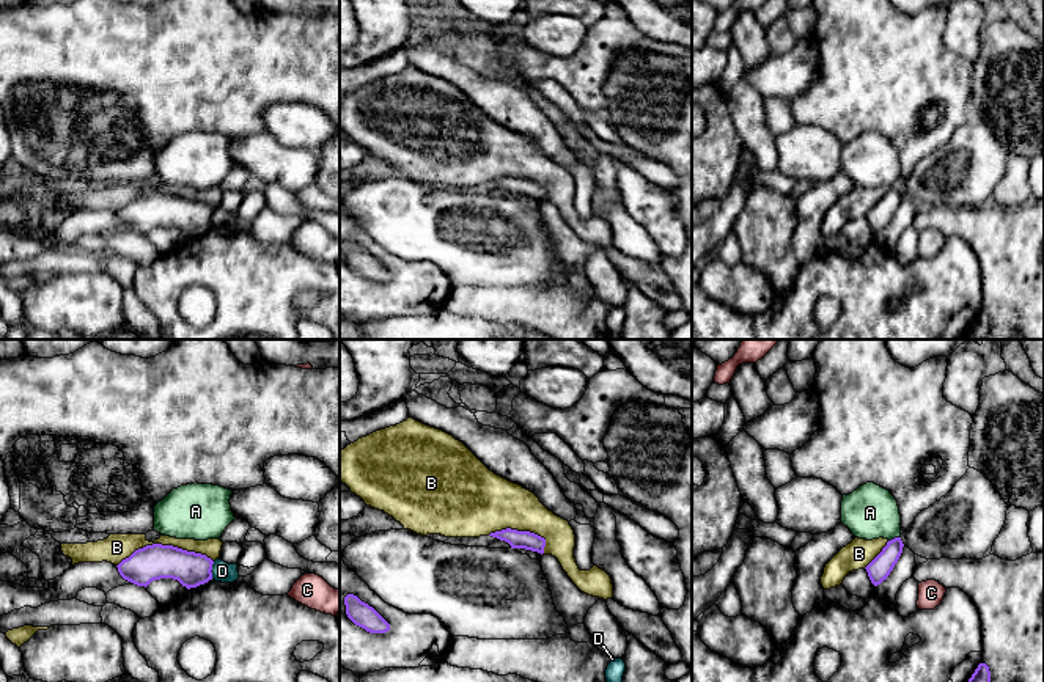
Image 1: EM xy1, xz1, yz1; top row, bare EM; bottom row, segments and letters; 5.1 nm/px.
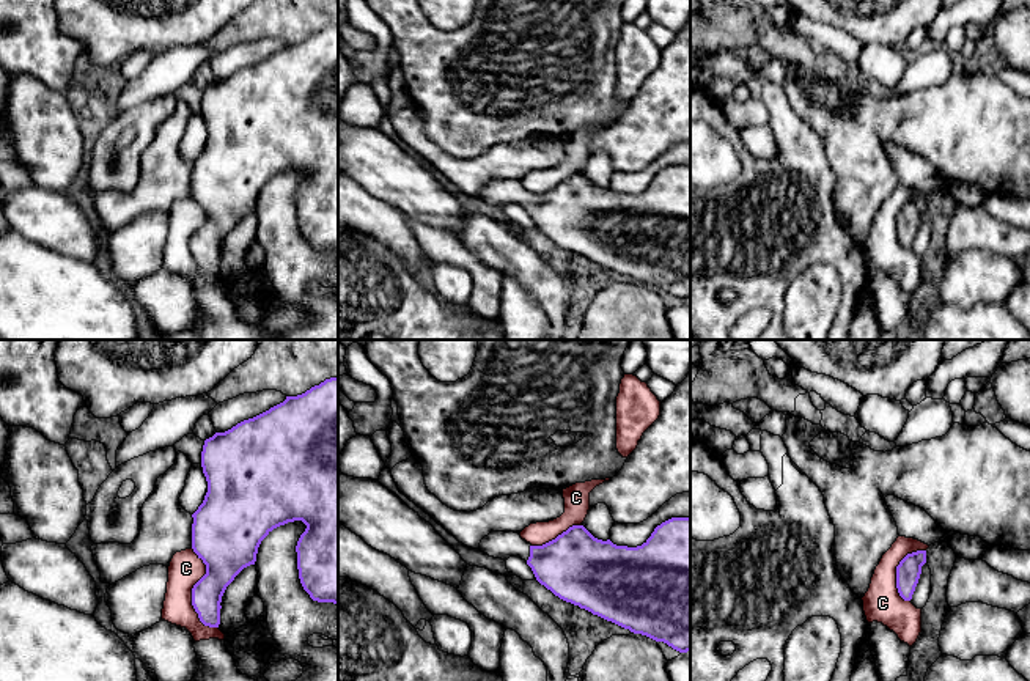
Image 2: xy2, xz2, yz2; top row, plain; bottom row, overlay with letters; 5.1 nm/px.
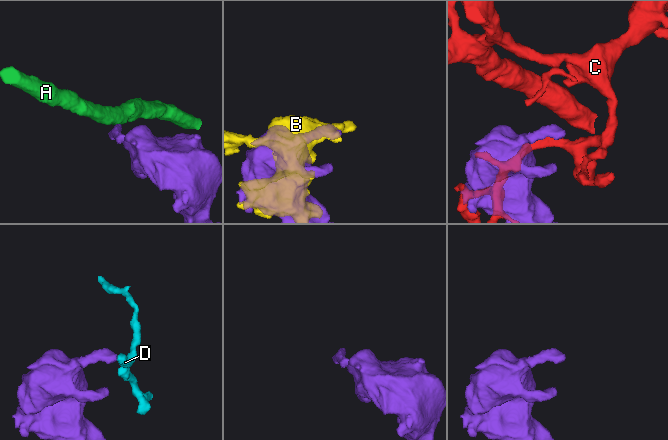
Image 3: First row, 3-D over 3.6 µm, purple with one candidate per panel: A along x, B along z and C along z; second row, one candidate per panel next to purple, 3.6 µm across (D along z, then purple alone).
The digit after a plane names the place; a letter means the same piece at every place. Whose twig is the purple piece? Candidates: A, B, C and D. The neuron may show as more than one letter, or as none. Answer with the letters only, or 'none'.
none

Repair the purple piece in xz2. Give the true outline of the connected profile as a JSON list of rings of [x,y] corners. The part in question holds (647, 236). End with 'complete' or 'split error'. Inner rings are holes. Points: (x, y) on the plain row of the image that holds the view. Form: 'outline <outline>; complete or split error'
outline [[[690,165],[662,170],[637,195],[598,187],[583,173],[572,173],[543,193],[532,193],[514,179],[491,179],[478,197],[502,208],[521,204],[560,247],[679,300],[690,299]]]; split error

